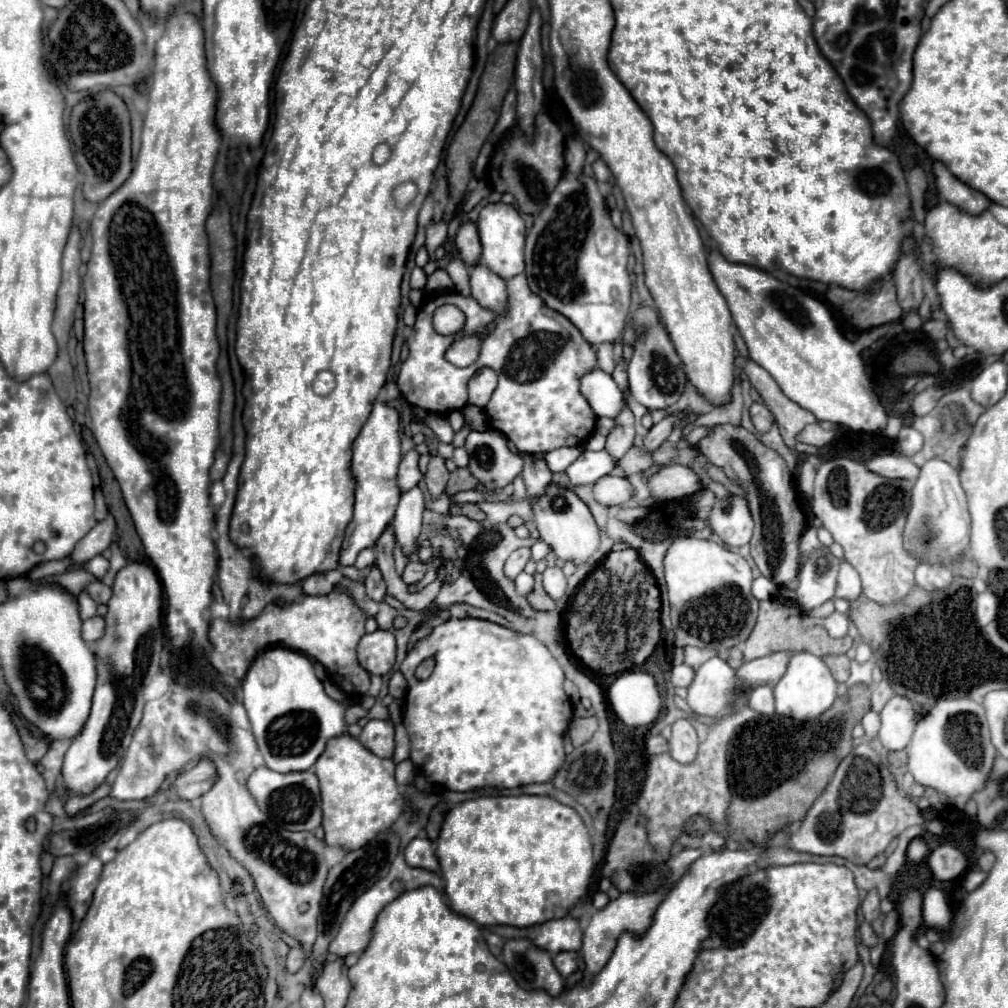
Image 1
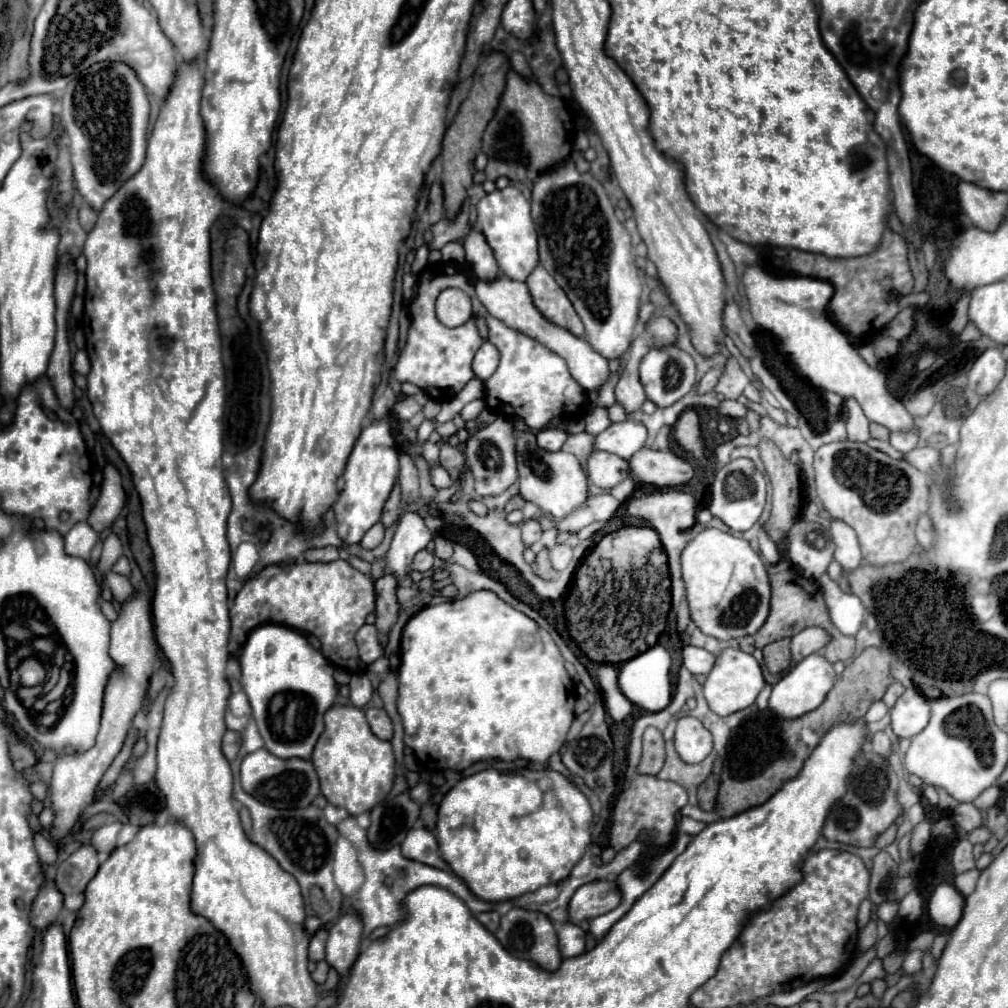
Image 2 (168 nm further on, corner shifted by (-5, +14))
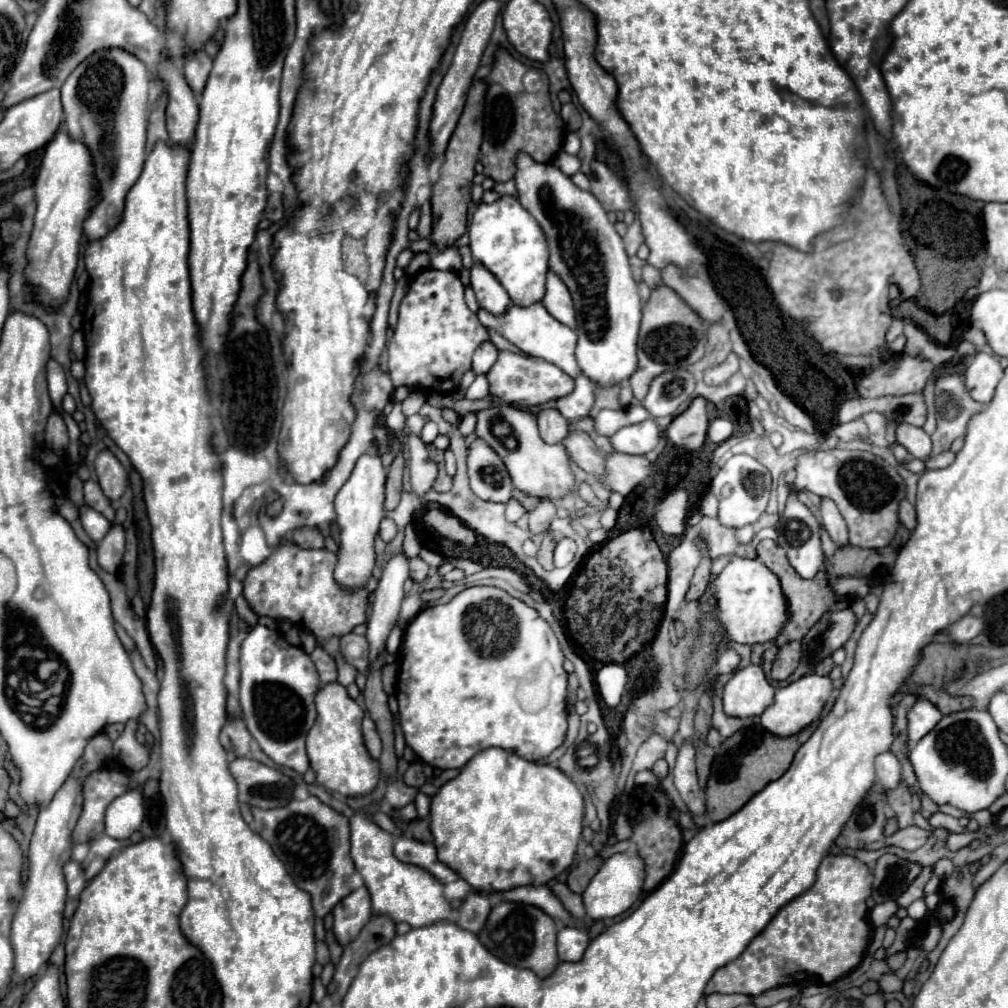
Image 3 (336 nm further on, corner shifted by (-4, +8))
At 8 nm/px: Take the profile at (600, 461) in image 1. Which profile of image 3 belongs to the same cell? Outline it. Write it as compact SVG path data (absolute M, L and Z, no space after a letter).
M646 419L642 423L626 425L620 431L616 431L610 437L610 443L616 453L626 453L626 455L646 455L656 447L660 439L660 431L654 423L654 419Z

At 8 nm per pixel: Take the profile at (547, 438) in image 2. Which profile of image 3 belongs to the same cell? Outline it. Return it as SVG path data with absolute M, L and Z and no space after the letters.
M546 409L538 413L538 429L540 429L540 437L544 443L562 443L564 437L570 431L568 421L560 415L558 409Z

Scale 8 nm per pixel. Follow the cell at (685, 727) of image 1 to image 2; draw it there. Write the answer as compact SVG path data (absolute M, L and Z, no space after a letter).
M681 717L675 729L675 749L685 763L701 763L713 749L713 737L695 717Z

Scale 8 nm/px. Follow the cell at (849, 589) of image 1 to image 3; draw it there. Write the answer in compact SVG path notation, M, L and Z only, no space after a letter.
M822 499L820 515L822 515L822 527L828 531L830 539L838 547L846 547L848 545L848 527L846 527L846 521L842 519L838 507L834 503L830 503L828 499Z

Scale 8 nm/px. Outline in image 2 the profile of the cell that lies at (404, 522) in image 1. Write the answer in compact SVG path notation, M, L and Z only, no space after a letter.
M413 511L405 513L399 519L391 547L385 555L385 573L393 575L397 579L397 583L401 583L401 579L405 575L409 575L409 571L411 571L409 565L411 565L415 553L425 549L431 539L433 539L433 535L427 529L425 521Z

